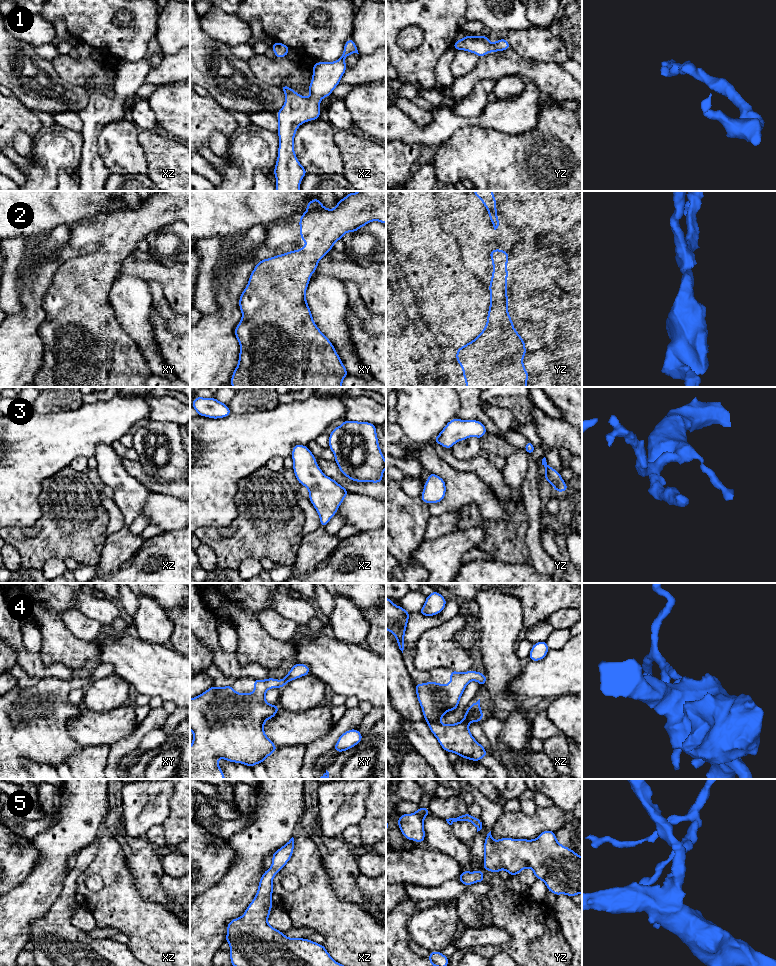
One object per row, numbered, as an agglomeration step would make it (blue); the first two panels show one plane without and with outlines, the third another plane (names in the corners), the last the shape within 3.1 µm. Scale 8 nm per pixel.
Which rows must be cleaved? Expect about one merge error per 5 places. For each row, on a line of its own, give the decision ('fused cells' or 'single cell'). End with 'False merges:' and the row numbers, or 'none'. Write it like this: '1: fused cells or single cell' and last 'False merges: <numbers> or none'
1: single cell
2: single cell
3: single cell
4: single cell
5: single cell
False merges: none

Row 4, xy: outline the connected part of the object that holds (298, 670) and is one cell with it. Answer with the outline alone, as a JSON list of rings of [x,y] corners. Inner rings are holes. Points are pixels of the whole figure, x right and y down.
[[[301,663],[294,664],[287,676],[280,681],[274,678],[265,680],[254,679],[253,693],[237,693],[230,686],[212,686],[202,694],[190,699],[190,730],[193,732],[193,741],[190,746],[190,779],[225,779],[222,769],[218,765],[218,759],[228,762],[241,763],[252,768],[272,755],[277,746],[266,736],[264,723],[272,719],[278,712],[278,705],[271,705],[265,700],[266,692],[271,688],[283,688],[288,682],[310,674],[310,668]]]

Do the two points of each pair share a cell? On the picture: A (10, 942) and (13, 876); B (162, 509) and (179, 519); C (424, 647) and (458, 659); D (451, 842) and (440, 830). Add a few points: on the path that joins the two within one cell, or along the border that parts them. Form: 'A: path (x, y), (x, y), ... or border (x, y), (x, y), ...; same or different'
A: border (30, 873), (10, 890); different
B: path (166, 511), (175, 515); same
C: path (432, 651), (442, 651), (450, 655); same
D: path (448, 839), (442, 833); same

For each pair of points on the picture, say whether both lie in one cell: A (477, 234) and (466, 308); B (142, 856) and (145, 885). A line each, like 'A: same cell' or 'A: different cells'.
A: different cells
B: same cell

